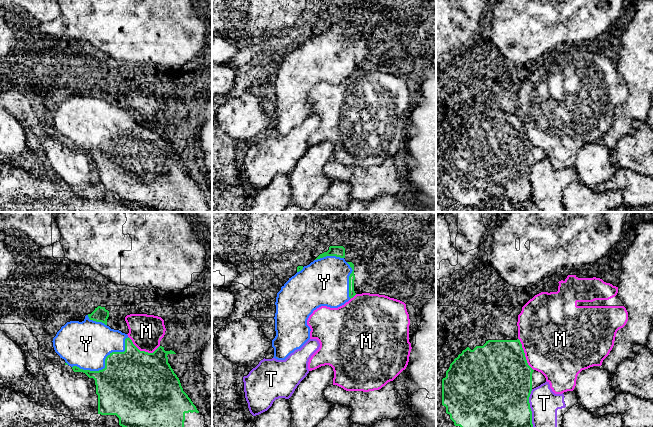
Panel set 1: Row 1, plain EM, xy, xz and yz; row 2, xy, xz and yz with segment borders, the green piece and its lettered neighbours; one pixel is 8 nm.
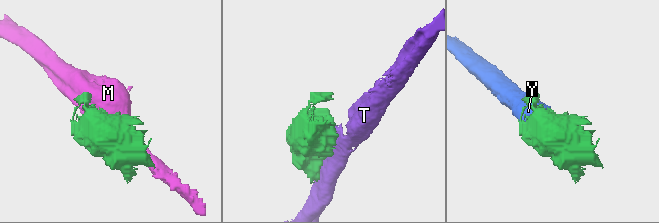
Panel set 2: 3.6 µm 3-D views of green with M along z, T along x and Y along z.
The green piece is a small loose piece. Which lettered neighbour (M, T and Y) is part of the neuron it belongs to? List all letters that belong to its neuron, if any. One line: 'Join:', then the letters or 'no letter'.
Join: Y

